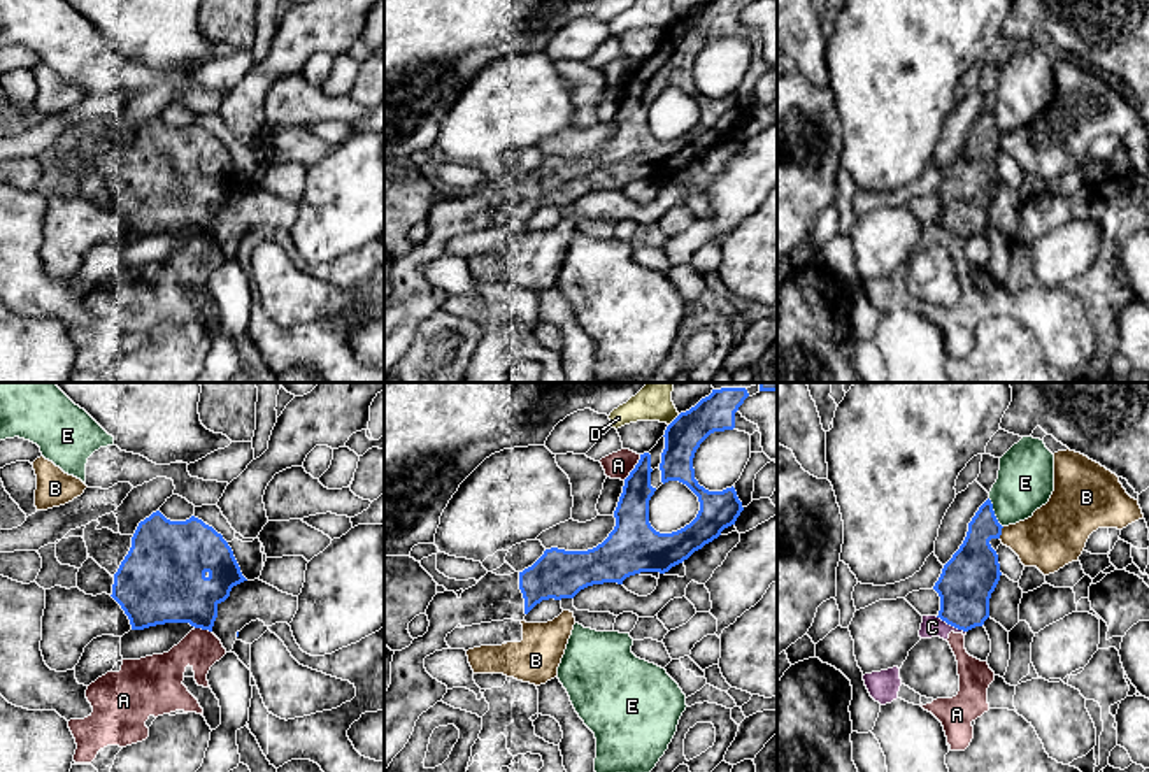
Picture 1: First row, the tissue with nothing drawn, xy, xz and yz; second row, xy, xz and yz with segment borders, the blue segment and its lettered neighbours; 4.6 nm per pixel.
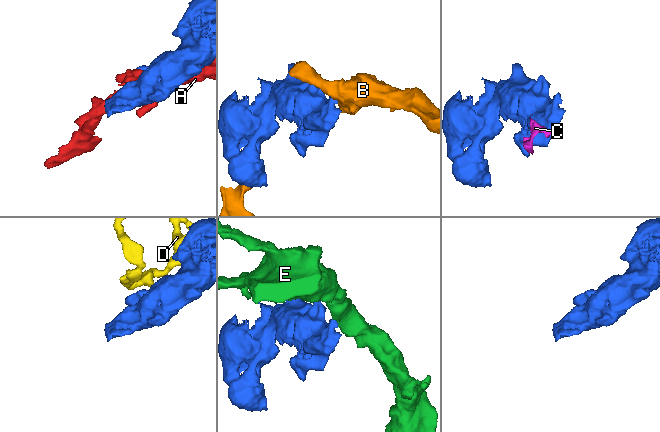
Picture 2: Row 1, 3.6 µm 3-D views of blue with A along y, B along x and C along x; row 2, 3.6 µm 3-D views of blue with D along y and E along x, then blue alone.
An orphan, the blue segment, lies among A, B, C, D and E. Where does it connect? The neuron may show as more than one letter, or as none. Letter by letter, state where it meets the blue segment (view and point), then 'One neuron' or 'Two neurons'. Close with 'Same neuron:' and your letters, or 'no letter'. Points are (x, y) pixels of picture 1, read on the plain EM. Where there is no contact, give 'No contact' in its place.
A: Touches blue at xz (635, 74). Two neurons
B: Touches blue at yz (1000, 139). Two neurons
C: Touches blue at yz (951, 232). Two neurons
D: Touches blue at xz (674, 27). Two neurons
E: Touches blue at yz (993, 120). Two neurons
Same neuron: no letter

